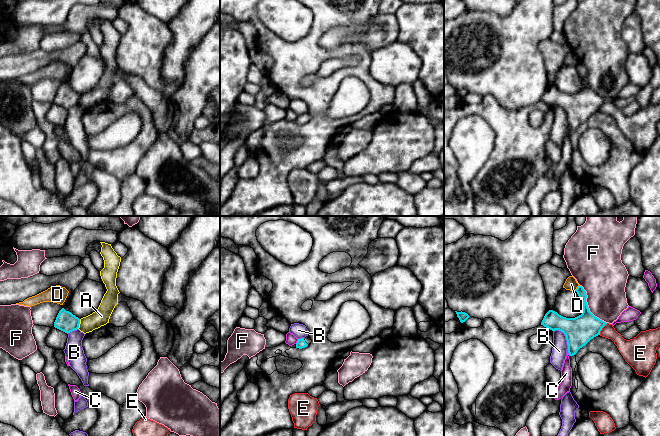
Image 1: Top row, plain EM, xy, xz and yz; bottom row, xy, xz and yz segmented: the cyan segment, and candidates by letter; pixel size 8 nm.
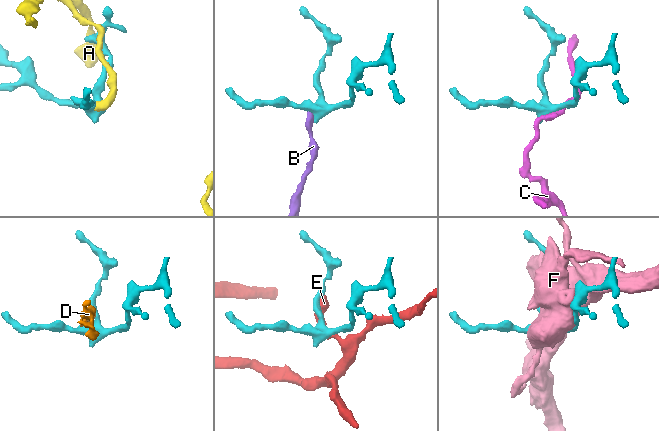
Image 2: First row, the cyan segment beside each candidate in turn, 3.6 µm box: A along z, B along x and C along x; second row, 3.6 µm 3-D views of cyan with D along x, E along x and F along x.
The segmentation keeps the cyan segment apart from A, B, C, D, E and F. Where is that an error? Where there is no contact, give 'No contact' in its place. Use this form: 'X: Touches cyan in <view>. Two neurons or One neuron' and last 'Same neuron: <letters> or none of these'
A: Touches cyan in xy. Two neurons
B: Touches cyan in yz. Two neurons
C: Touches cyan in yz. Two neurons
D: Touches cyan in yz. Two neurons
E: Touches cyan in yz. Two neurons
F: Touches cyan in yz. Two neurons
Same neuron: none of these

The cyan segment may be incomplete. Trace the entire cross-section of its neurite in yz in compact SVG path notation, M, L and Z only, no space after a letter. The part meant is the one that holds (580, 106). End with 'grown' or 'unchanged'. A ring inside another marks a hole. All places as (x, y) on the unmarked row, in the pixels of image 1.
M579 61L576 68L583 80L581 91L575 94L566 94L549 86L541 98L541 101L552 107L559 106L565 110L570 132L575 131L591 115L600 111L600 107L607 100L589 87L586 78L587 71L583 63Z; unchanged

